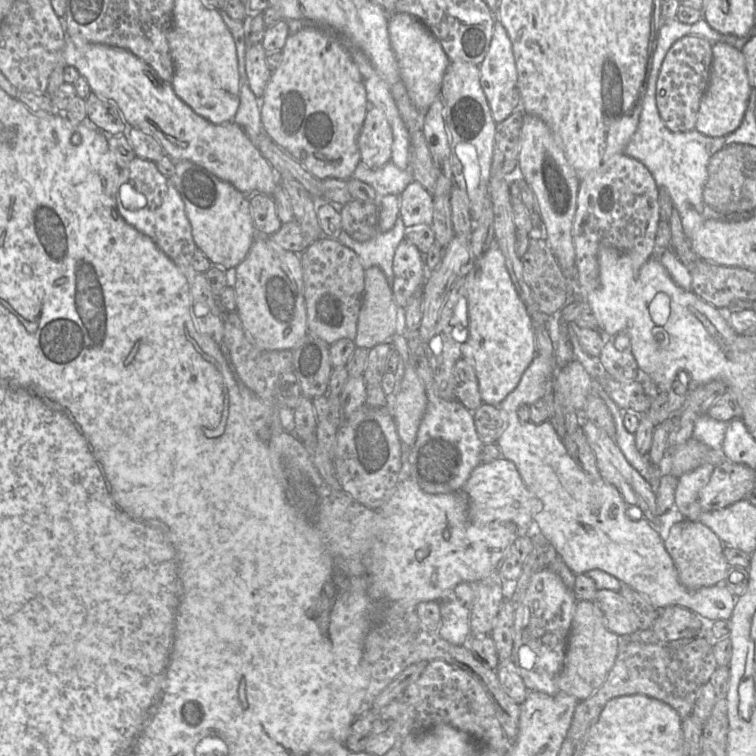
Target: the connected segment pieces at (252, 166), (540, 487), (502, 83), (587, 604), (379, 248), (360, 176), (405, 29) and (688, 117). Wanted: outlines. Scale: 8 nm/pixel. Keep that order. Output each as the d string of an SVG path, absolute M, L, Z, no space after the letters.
M67 37L61 60L50 74L47 94L53 94L64 83L64 69L67 66L75 67L83 76L92 93L112 102L127 125L138 128L153 136L161 144L165 154L176 161L190 161L219 179L233 185L246 198L257 194L272 195L277 185L280 185L280 176L262 156L257 146L249 139L243 129L233 121L225 124L213 124L196 114L174 92L171 83L163 81L143 60L131 52L103 44L90 44L83 41L72 41Z
M536 355L523 374L518 386L498 405L506 413L508 425L496 444L503 458L514 462L528 490L541 500L543 509L534 516L534 521L538 524L541 532L552 543L558 556L575 575L599 569L643 594L658 609L671 605L682 606L696 613L707 624L716 620L730 620L737 597L728 590L725 581L722 584L696 589L682 585L675 564L665 548L662 536L644 514L643 518L633 520L627 513L628 503L615 486L606 482L602 477L593 479L586 475L567 453L561 438L550 421L534 424L519 419L517 411L520 406L530 405L553 393L557 369L554 357Z
M497 18L488 52L478 67L480 84L487 98L492 117L496 123L500 123L521 107L521 96L512 42L505 27Z
M580 600L576 604L568 637L566 657L559 677L559 689L585 700L604 683L618 654L620 637L606 626L603 612L592 600Z
M399 216L393 228L387 232L379 232L366 242L358 242L344 231L340 233L337 240L357 254L364 269L372 266L381 268L393 291L393 258L398 245L405 238L406 227L402 217Z
M392 161L381 168L372 168L360 162L353 178L370 185L381 198L386 195L400 195L413 181L408 170L401 170Z
M390 14L388 33L408 96L412 104L420 112L425 113L440 96L443 77L450 60L435 36L420 20L410 14Z
M684 36L668 50L656 83L656 104L665 126L672 132L695 129L698 110L708 86L712 65L712 43L698 36Z

